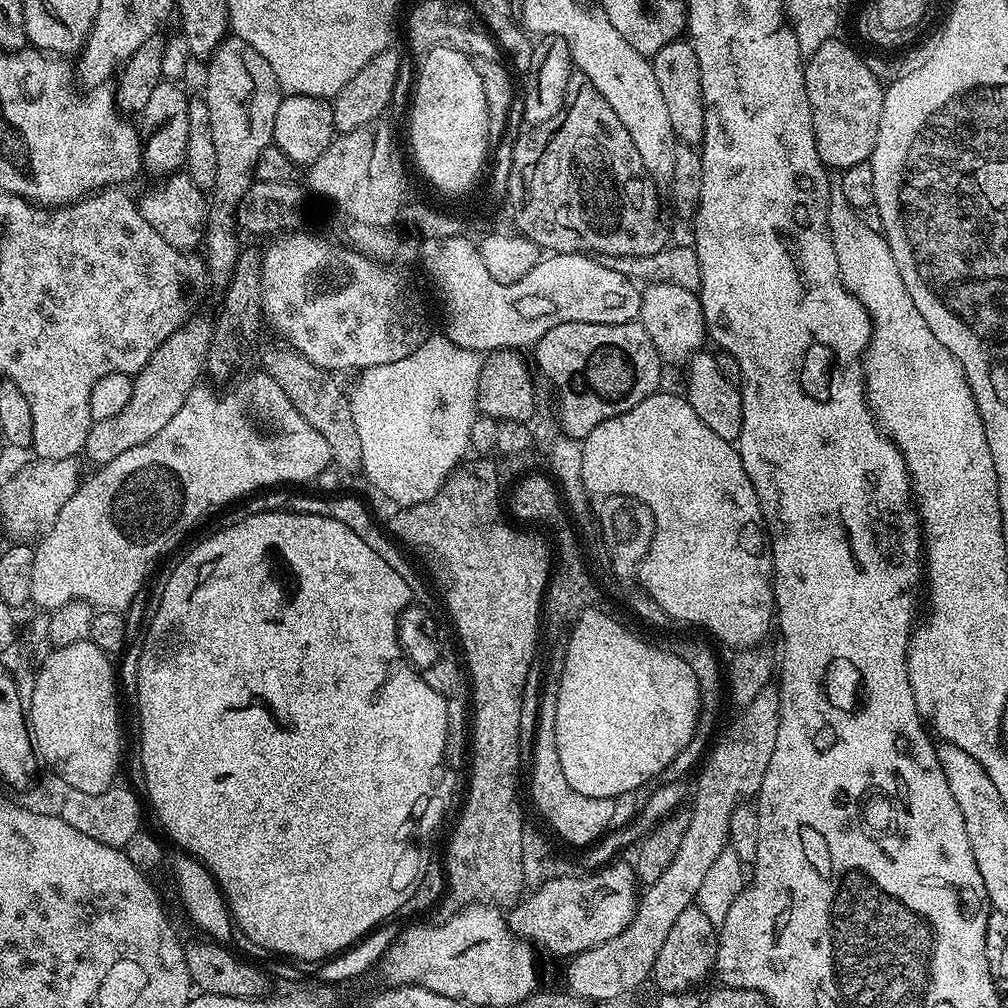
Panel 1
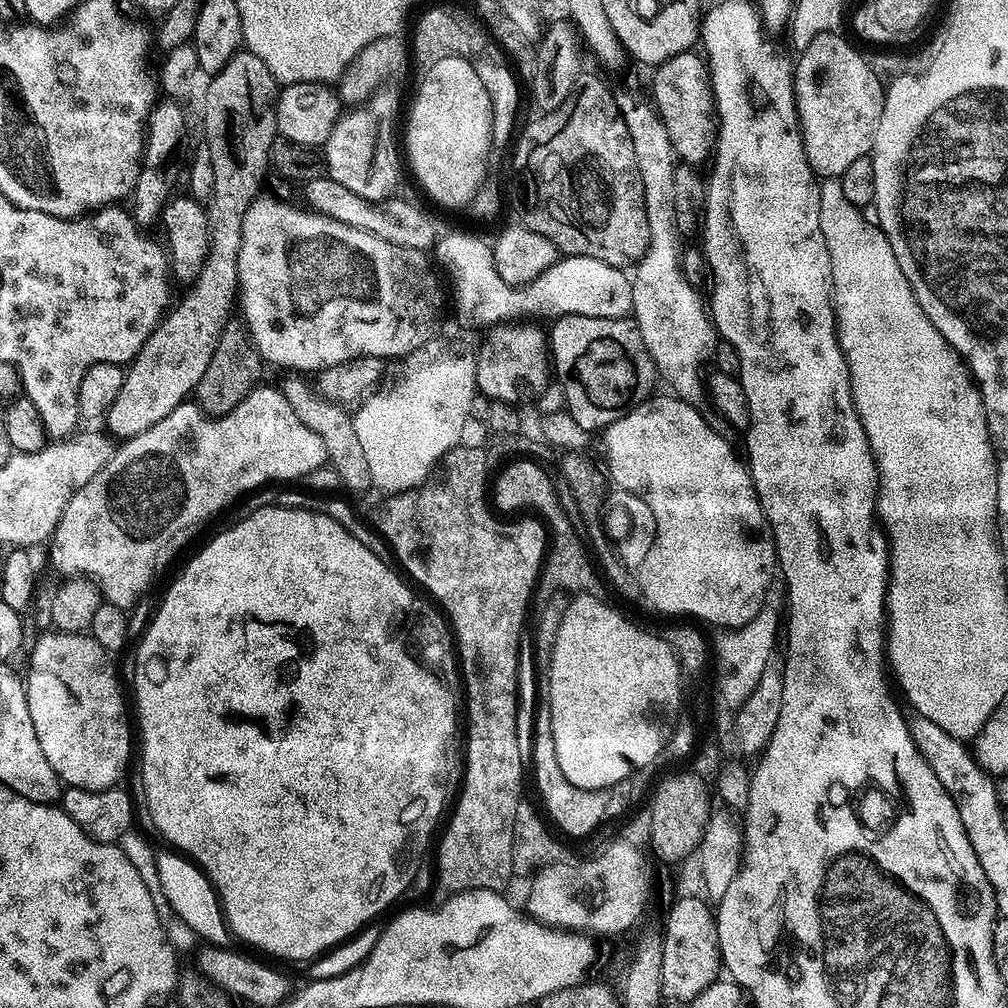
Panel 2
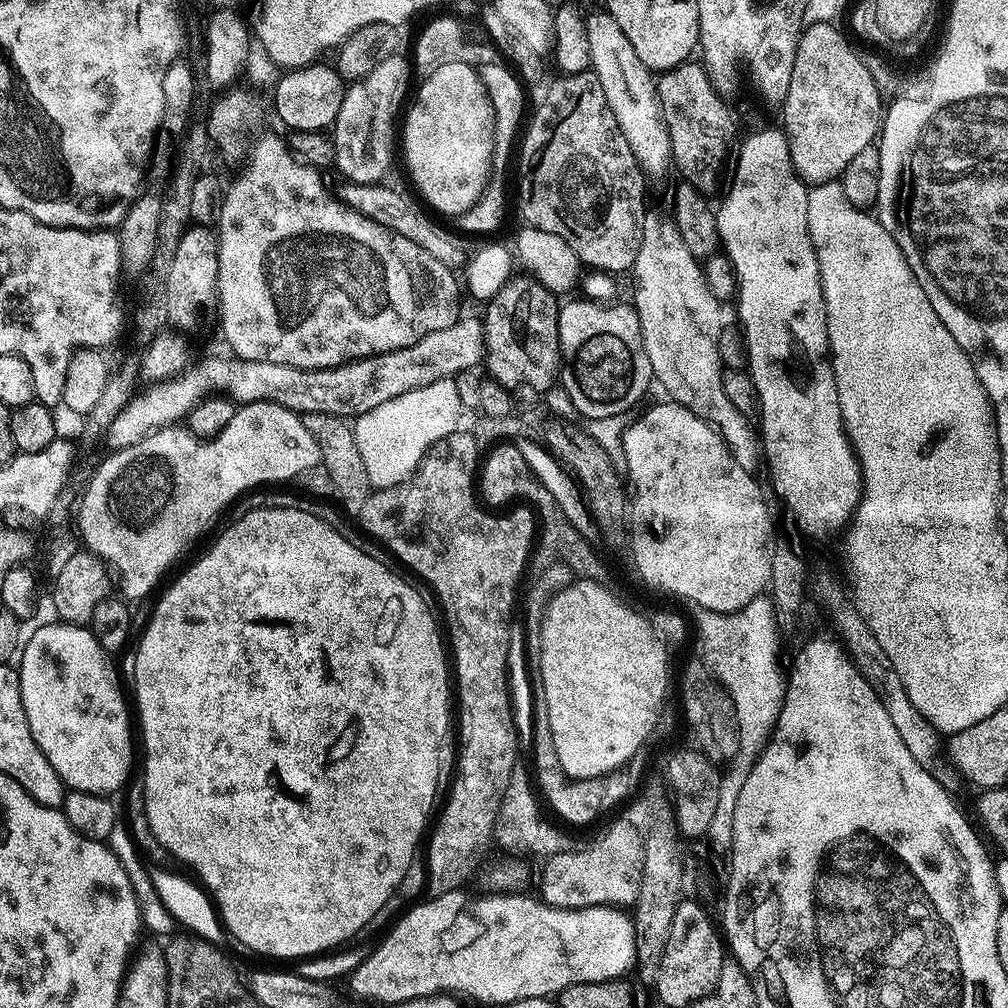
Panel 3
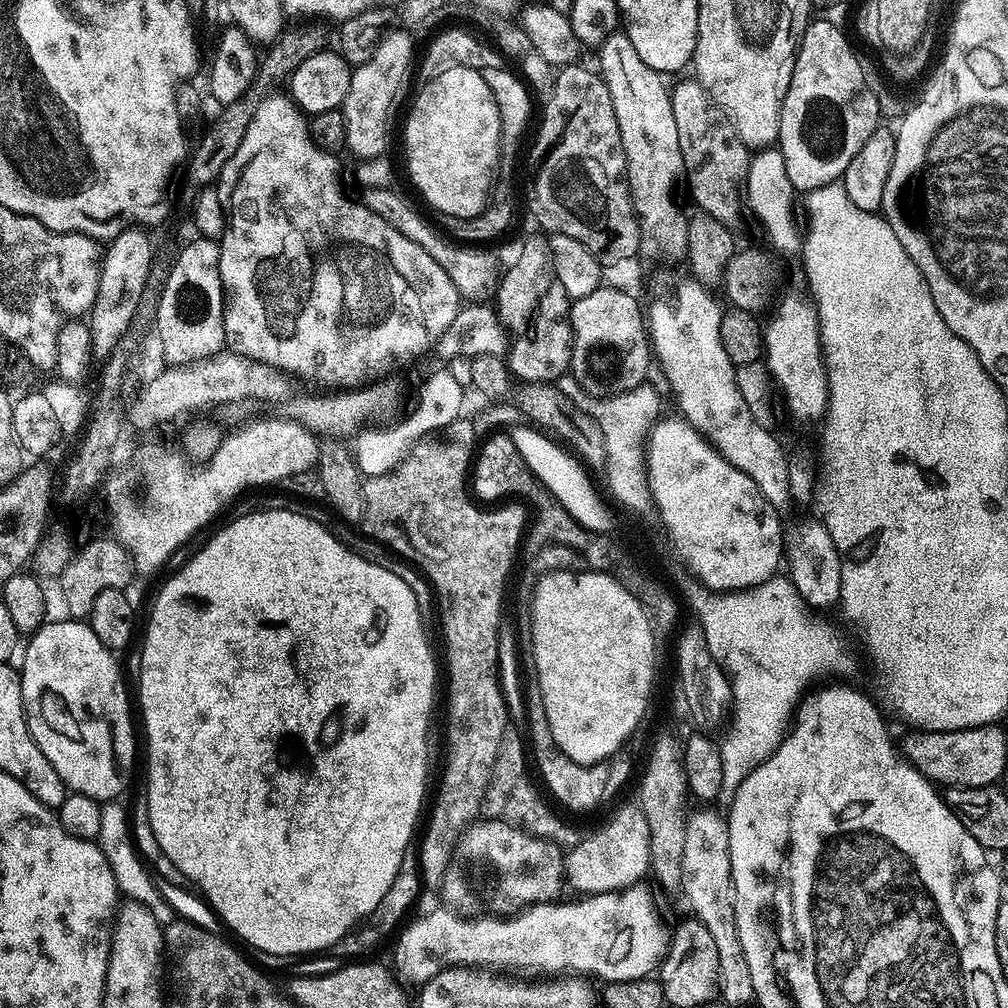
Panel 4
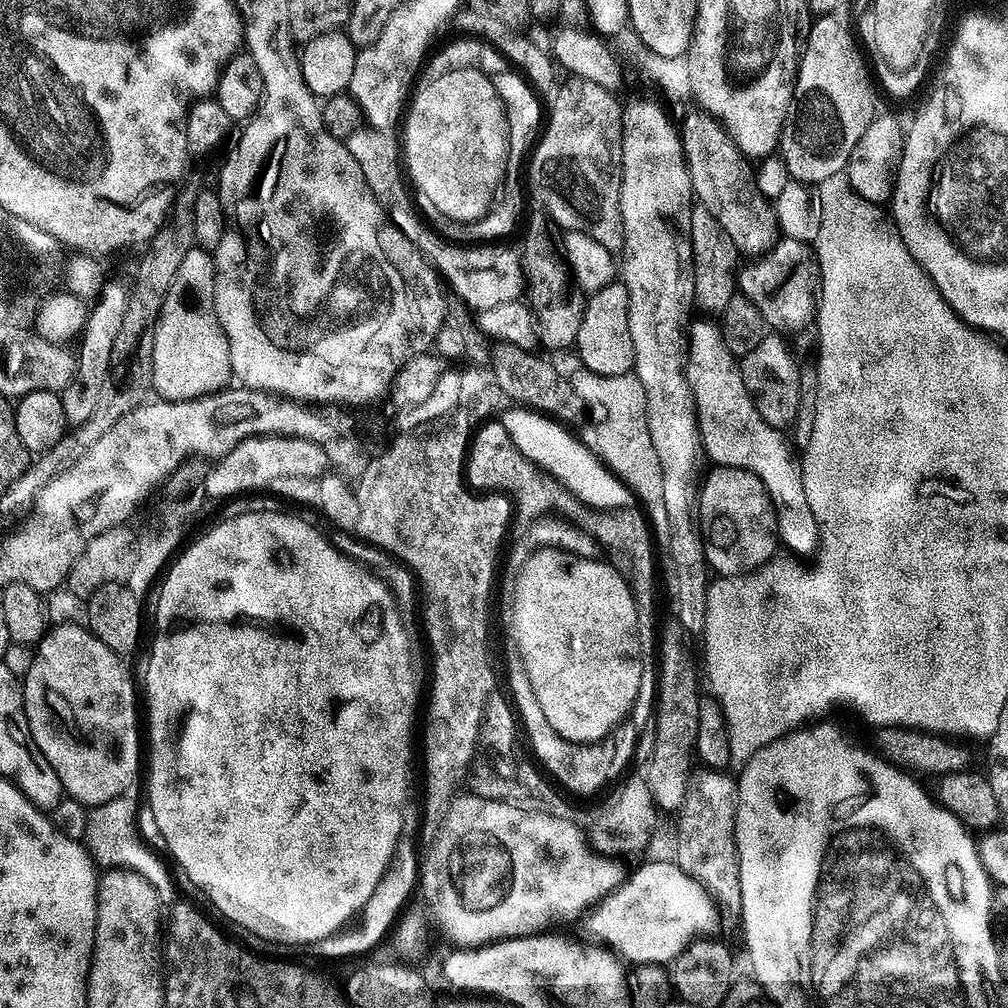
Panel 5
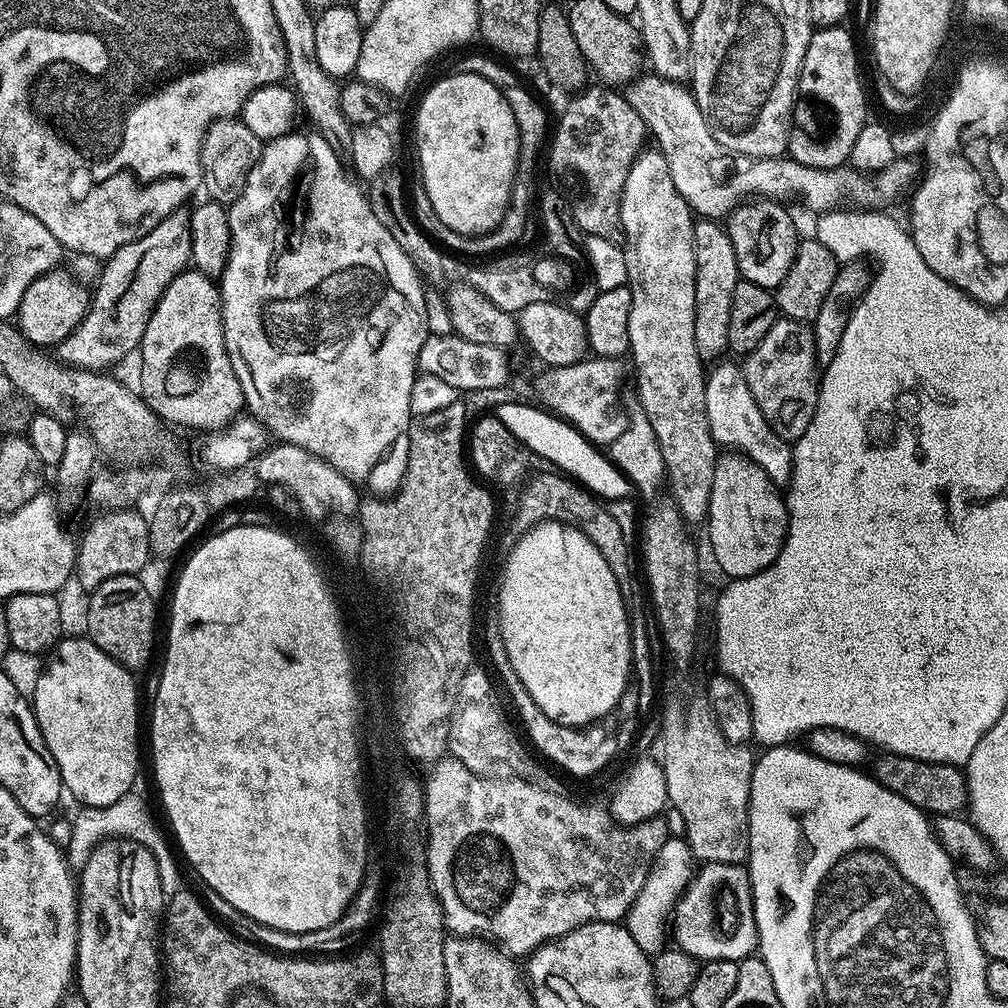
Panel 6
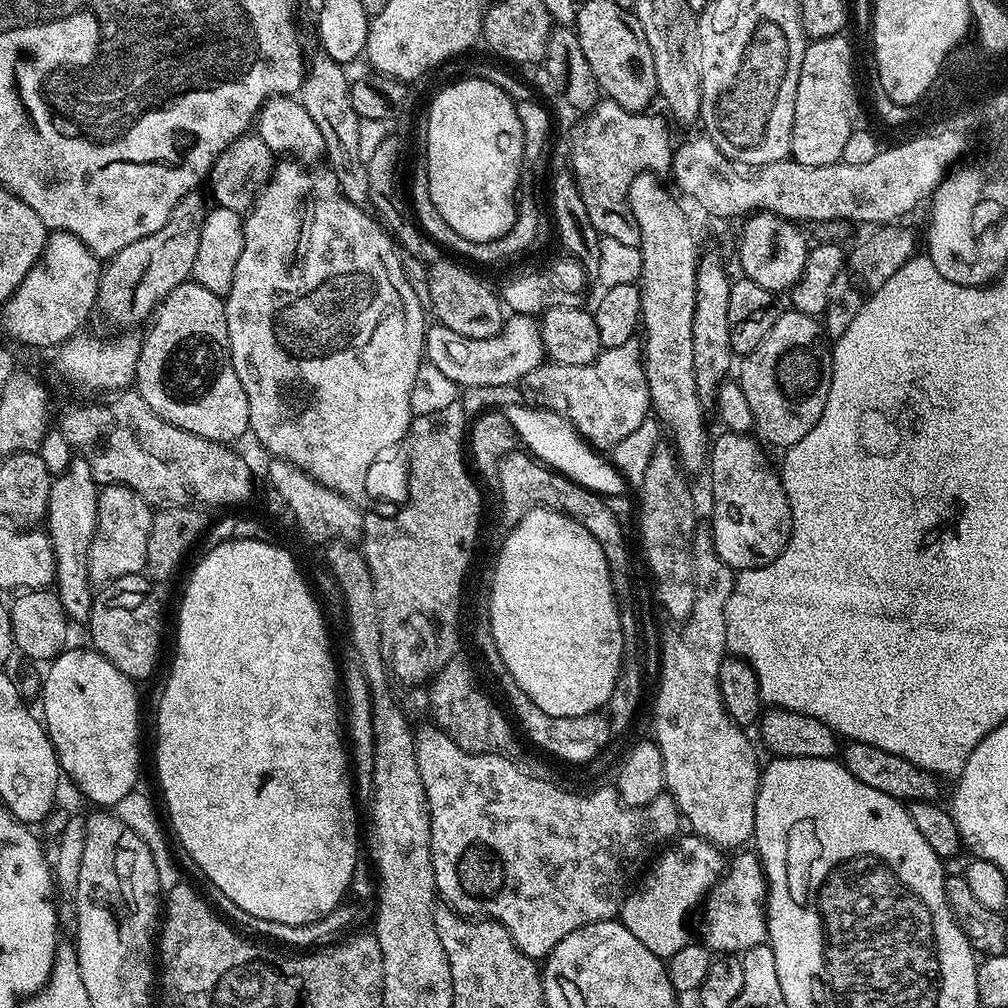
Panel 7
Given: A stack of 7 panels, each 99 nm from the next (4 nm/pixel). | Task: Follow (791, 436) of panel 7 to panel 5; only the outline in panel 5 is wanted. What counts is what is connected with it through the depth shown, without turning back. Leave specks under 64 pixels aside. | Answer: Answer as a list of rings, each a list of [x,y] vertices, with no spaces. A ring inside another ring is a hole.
[[[765,334],[762,342],[750,350],[750,354],[739,357],[738,363],[742,382],[746,382],[746,390],[752,395],[758,414],[770,426],[781,430],[793,427],[795,414],[798,411],[799,372],[801,365],[796,364],[796,356],[788,349],[785,337],[780,334]]]

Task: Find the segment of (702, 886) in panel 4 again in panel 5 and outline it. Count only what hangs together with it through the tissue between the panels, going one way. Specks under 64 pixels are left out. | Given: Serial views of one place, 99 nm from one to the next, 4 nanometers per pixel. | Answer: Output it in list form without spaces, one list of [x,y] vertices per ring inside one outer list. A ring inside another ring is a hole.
[[[724,770],[697,771],[688,781],[680,817],[680,845],[674,863],[690,878],[699,881],[717,905],[740,907],[740,856],[736,852],[736,793],[738,784]]]

